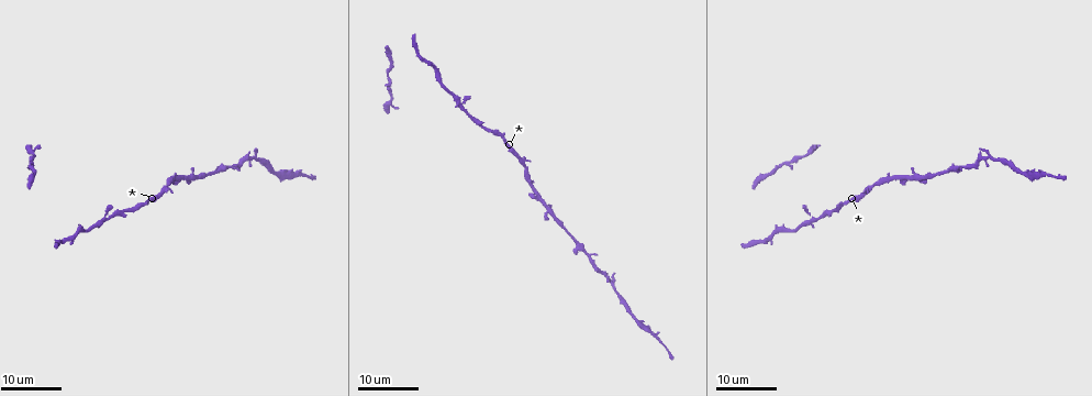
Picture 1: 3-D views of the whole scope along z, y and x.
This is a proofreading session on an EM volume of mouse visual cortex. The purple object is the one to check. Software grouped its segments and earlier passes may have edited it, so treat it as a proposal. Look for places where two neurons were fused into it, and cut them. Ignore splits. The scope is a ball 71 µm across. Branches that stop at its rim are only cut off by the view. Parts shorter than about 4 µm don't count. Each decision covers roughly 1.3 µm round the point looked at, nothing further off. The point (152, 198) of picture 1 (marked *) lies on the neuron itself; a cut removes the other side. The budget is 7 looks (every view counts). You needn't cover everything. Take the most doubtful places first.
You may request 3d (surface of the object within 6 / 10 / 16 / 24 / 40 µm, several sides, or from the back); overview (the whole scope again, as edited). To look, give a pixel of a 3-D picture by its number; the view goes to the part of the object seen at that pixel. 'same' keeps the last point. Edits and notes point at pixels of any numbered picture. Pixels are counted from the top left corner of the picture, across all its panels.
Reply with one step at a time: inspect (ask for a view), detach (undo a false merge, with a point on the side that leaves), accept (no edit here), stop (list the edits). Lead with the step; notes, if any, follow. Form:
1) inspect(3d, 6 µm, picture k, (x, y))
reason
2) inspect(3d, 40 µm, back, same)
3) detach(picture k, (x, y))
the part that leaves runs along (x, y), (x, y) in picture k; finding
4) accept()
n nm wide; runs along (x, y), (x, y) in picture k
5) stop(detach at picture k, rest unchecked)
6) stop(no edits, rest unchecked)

inspect(3d, 24 µm, picture 1, (281, 173))
sudden change in width

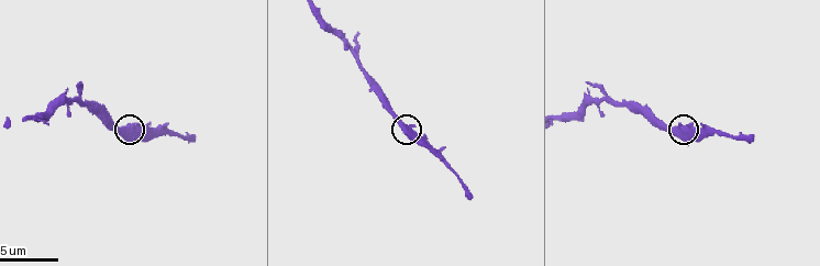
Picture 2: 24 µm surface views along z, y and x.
inspect(3d, 6 µm, picture 2, (127, 126))

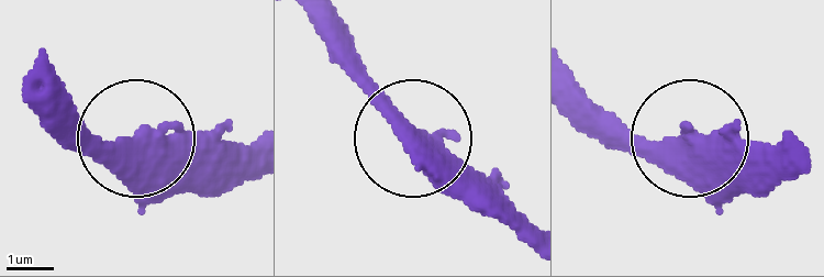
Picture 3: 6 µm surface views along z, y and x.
accept()
continuous, no second neuron

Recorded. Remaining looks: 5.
inspect(3d, 16 µm, picture 1, (391, 103))
thick turns thin

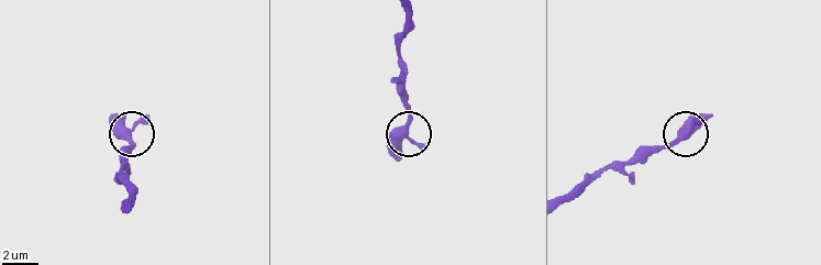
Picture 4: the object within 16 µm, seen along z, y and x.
inspect(3d, 10 µm, picture 4, (681, 139))

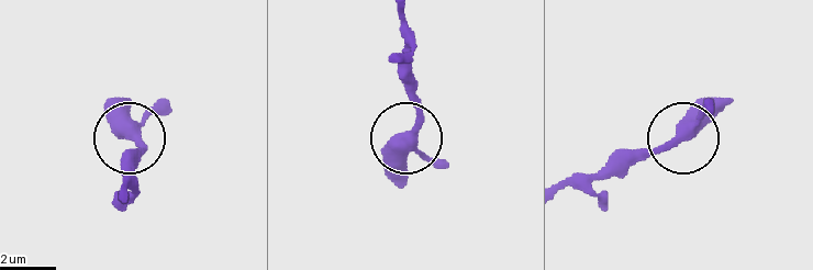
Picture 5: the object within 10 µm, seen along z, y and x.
inspect(3d, 10 µm, back, picture 5, (412, 136))

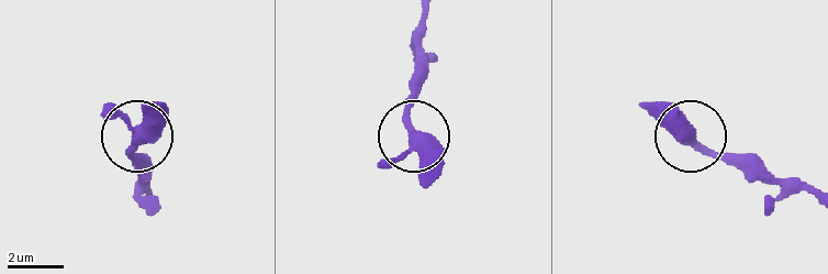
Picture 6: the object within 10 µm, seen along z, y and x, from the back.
accept()
3 arms; continuous, no second neuron

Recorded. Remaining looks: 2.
inspect(3d, 16 µm, picture 2, (27, 120))

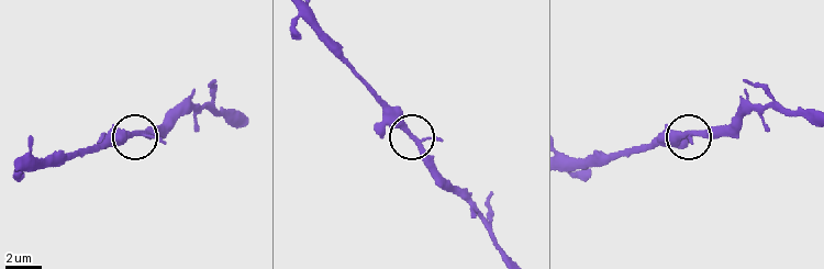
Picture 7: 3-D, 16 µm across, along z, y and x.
accept()
3 arms; all the same neuron

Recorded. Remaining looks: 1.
inspect(3d, 6 µm, picture 2, (713, 130))
sudden change in width

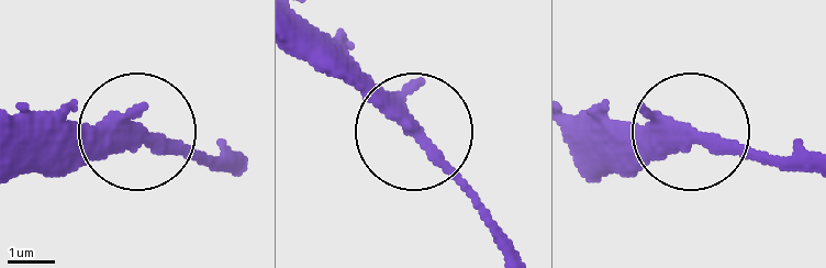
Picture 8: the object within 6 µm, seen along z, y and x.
accept()
340 nm wide; runs along (579, 120), (661, 120), (788, 155) in picture 8; one neuron here

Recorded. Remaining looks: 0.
stop(no edits, rest unchecked)

